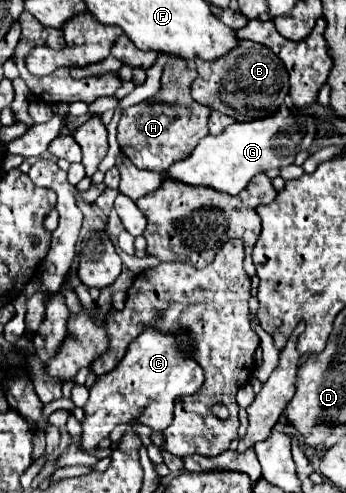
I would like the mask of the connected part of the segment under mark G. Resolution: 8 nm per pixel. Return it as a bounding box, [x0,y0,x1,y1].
[163,107,317,195]

